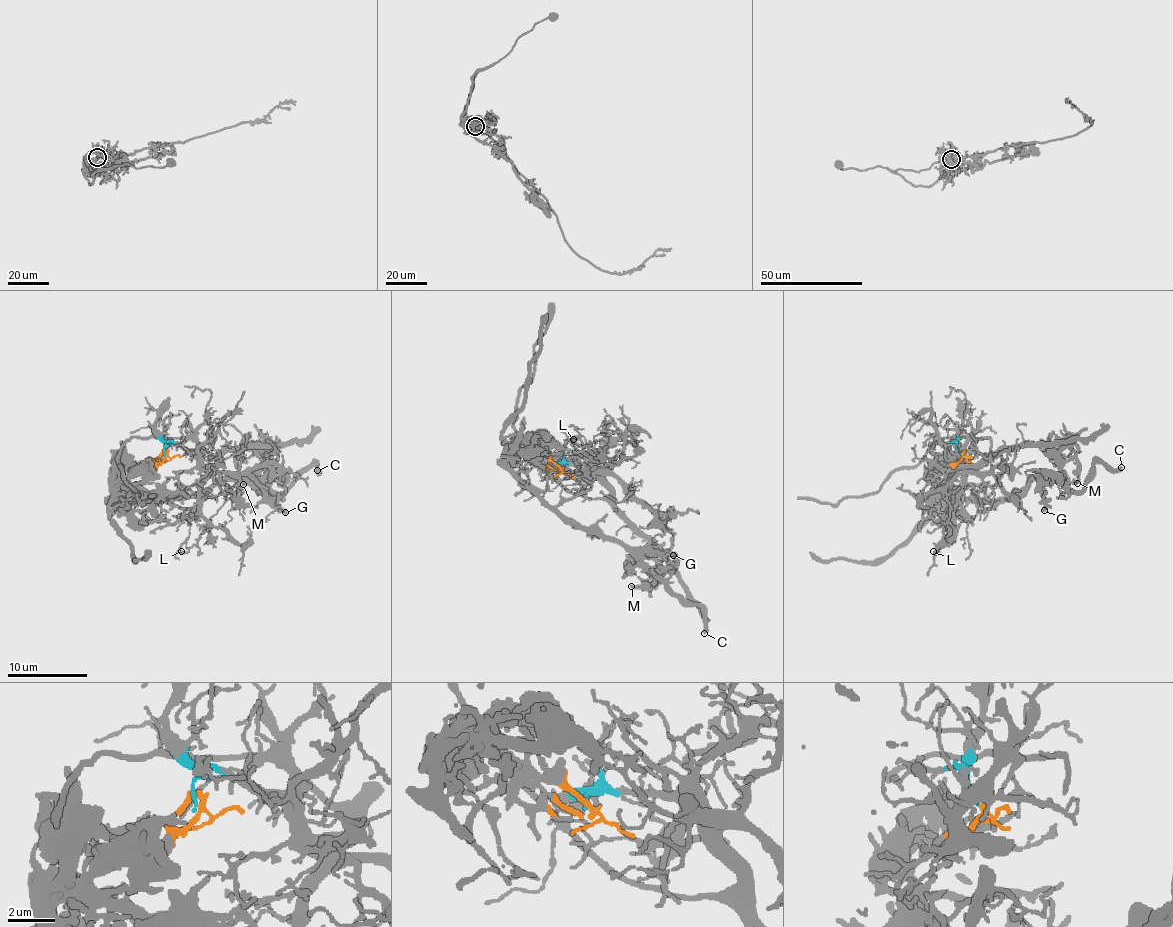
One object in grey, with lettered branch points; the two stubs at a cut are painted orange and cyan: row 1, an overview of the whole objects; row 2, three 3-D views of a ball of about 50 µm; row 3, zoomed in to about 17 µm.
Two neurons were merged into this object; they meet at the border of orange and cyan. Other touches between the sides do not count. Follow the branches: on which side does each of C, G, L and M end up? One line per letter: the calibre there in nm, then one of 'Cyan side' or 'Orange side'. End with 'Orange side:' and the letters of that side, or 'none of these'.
C: Thickness 380 nm. Orange side
G: Thickness 240 nm. Orange side
L: Thickness 110 nm. Cyan side
M: Thickness 240 nm. Orange side
Orange side: C, G, M

